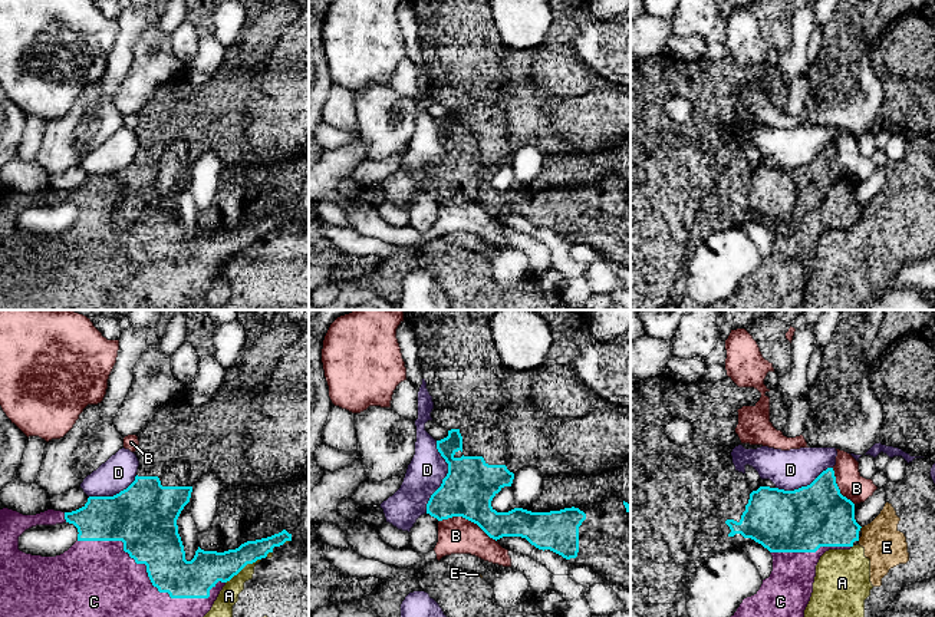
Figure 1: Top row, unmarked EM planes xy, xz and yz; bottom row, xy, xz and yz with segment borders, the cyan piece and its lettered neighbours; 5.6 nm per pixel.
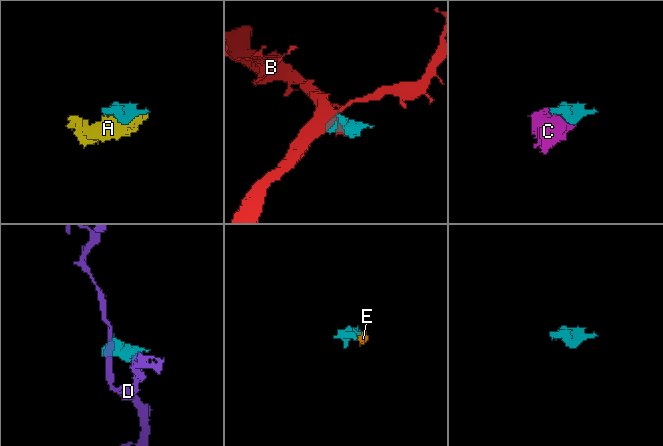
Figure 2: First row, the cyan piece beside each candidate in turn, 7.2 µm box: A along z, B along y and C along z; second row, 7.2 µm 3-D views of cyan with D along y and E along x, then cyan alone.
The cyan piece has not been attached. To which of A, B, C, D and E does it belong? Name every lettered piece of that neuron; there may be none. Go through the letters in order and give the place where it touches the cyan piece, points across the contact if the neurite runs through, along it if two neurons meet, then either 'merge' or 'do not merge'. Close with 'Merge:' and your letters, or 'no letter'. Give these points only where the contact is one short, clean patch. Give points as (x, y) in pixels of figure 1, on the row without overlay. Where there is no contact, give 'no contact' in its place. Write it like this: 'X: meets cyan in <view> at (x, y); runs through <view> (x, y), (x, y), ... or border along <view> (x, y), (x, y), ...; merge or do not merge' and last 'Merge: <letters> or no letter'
A: meets cyan in xy at (243, 246); do not merge
B: meets cyan in xz at (468, 198); do not merge
C: meets cyan in xy at (148, 254); merge
D: meets cyan in xz at (445, 155); do not merge
E: no contact; do not merge
Merge: C

